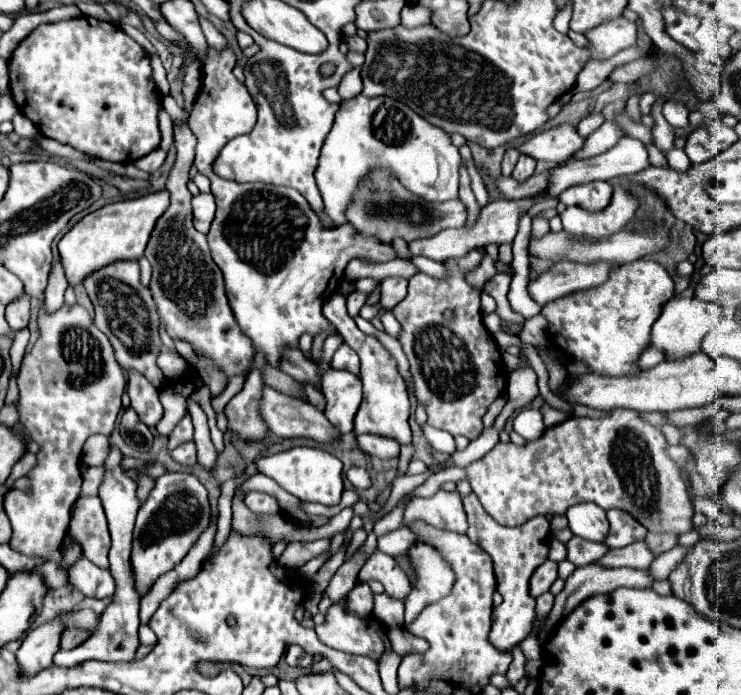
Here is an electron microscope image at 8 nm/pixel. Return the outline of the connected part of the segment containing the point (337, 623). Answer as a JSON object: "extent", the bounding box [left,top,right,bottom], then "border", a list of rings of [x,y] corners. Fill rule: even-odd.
{"extent":[316,597,386,661],"border":[[[346,597],[332,603],[332,607],[326,613],[324,623],[316,625],[316,633],[318,633],[320,641],[326,643],[328,647],[336,647],[340,651],[354,653],[354,655],[364,655],[364,657],[370,657],[370,659],[378,661],[382,657],[382,653],[384,653],[386,625],[380,619],[376,619],[374,615],[356,615],[356,613],[348,611],[346,603],[348,603]]]}

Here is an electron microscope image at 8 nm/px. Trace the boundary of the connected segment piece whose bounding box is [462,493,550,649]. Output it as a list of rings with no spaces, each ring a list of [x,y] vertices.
[[[474,493],[462,497],[464,509],[468,515],[468,531],[466,535],[470,541],[478,543],[494,561],[494,573],[496,581],[500,585],[502,605],[494,607],[492,613],[492,631],[490,641],[498,649],[512,649],[518,645],[524,637],[530,635],[536,621],[536,599],[530,595],[530,577],[536,571],[538,565],[542,565],[548,559],[548,543],[550,543],[550,523],[546,517],[532,517],[524,525],[518,527],[504,527],[496,523],[480,505],[478,497]]]

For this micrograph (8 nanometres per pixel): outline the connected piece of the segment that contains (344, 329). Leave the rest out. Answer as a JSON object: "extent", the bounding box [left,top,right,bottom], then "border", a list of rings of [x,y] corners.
{"extent":[324,295,412,443],"border":[[[332,295],[328,297],[328,301],[324,303],[324,317],[336,327],[336,331],[342,335],[344,343],[350,345],[360,361],[362,361],[362,371],[360,371],[360,379],[364,383],[364,401],[356,413],[356,421],[354,421],[354,433],[378,433],[378,435],[386,435],[386,437],[394,437],[400,443],[408,443],[412,441],[412,431],[408,425],[408,417],[410,417],[410,399],[408,399],[408,391],[406,391],[406,383],[402,381],[398,369],[396,369],[396,361],[394,357],[386,351],[386,347],[382,343],[378,343],[374,337],[364,335],[354,319],[348,317],[346,313],[346,297],[344,295]]]}

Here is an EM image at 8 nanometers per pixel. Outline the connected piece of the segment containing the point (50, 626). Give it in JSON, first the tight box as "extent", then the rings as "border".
{"extent":[16,617,64,677],"border":[[[58,617],[50,623],[44,623],[28,631],[20,649],[16,651],[18,673],[22,677],[32,677],[52,665],[52,655],[58,651],[62,631],[64,627],[60,625]]]}

